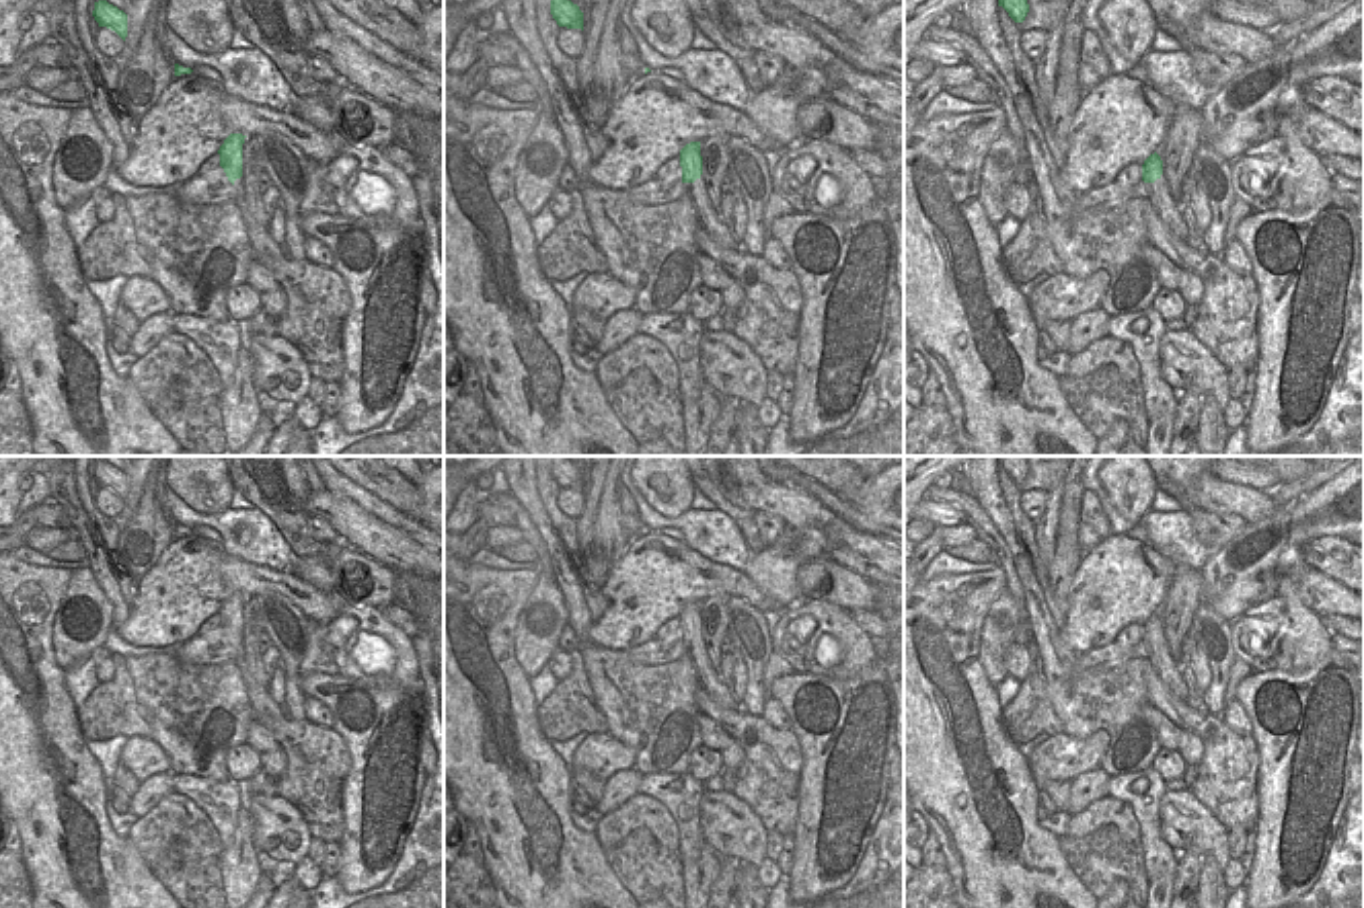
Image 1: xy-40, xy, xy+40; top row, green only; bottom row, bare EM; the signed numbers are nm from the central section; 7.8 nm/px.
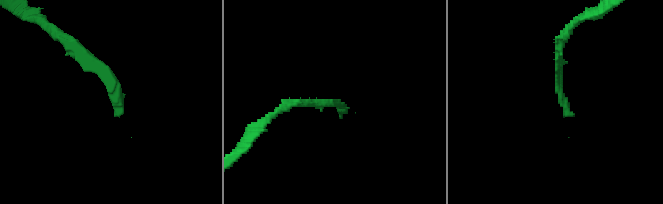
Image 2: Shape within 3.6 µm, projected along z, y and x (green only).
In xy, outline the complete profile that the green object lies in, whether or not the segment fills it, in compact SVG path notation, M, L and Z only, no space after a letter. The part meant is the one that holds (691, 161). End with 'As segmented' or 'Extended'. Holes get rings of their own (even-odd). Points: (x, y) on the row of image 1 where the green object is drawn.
M690 142L680 150L682 183L694 183L703 175L700 142Z. As segmented.

